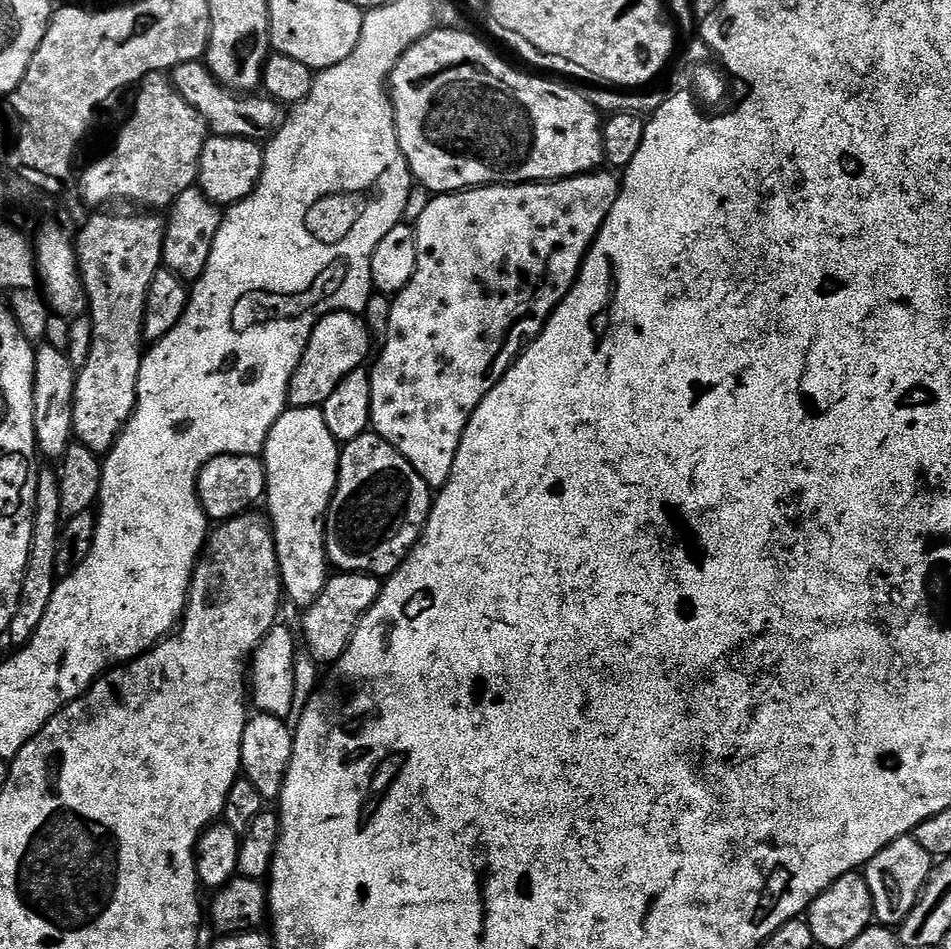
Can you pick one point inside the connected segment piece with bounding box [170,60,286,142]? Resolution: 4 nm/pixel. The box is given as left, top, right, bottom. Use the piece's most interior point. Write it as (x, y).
(227, 113)

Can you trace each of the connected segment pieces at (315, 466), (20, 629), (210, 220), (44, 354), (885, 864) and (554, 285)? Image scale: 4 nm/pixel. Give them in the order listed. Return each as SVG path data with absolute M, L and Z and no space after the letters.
M289 407L274 422L264 443L266 509L276 539L282 592L307 610L322 594L330 579L328 552L324 548L324 522L336 489L341 445L326 426L323 407Z
M41 467L36 487L36 513L32 523L30 554L26 562L26 574L22 578L22 594L18 602L18 610L6 633L7 639L12 639L16 646L23 646L31 642L38 626L42 626L42 618L46 615L46 606L50 606L50 598L54 598L54 590L58 583L54 554L58 554L58 538L62 527L61 506L60 477L57 469Z
M193 186L178 194L168 214L164 230L163 267L169 268L182 281L195 282L206 270L206 262L210 262L210 250L220 229L221 209L210 198L206 198L201 188Z
M46 342L36 348L36 369L34 370L34 434L36 447L41 457L49 456L52 462L59 461L68 445L73 443L74 433L74 390L77 369L72 368L71 355L54 350Z
M915 835L900 836L890 846L878 850L874 858L863 869L863 876L870 886L872 910L875 919L881 925L899 926L914 910L920 901L920 893L928 885L928 876L932 873L934 858L922 846L918 846Z
M597 170L589 172L583 176L569 176L566 180L550 180L547 182L537 182L535 184L490 184L482 188L470 188L462 192L445 192L436 194L431 197L432 201L425 206L420 212L420 217L414 220L416 230L416 257L418 258L418 266L414 270L414 278L410 278L410 282L405 288L392 300L392 309L390 310L390 326L388 327L387 336L383 337L382 344L384 349L380 352L380 357L376 360L376 365L371 365L370 375L372 378L372 423L377 436L381 436L386 442L390 442L390 446L394 446L394 450L398 450L398 454L402 454L402 458L406 458L406 462L410 462L410 466L414 466L414 470L418 470L418 478L422 478L422 482L426 482L429 488L439 490L446 486L446 482L450 478L450 470L454 470L454 458L458 454L458 446L462 442L462 434L466 430L466 426L470 422L470 418L474 414L474 410L482 402L482 398L486 398L486 394L490 394L490 390L494 390L494 386L503 378L512 367L516 357L524 351L526 345L535 340L539 336L540 331L544 329L552 312L564 300L564 296L572 289L572 285L576 283L576 277L580 275L580 265L584 262L584 257L588 255L588 249L591 248L596 236L600 233L600 228L606 222L606 218L610 214L610 210L614 206L614 202L620 193L621 181L611 176L611 171Z

